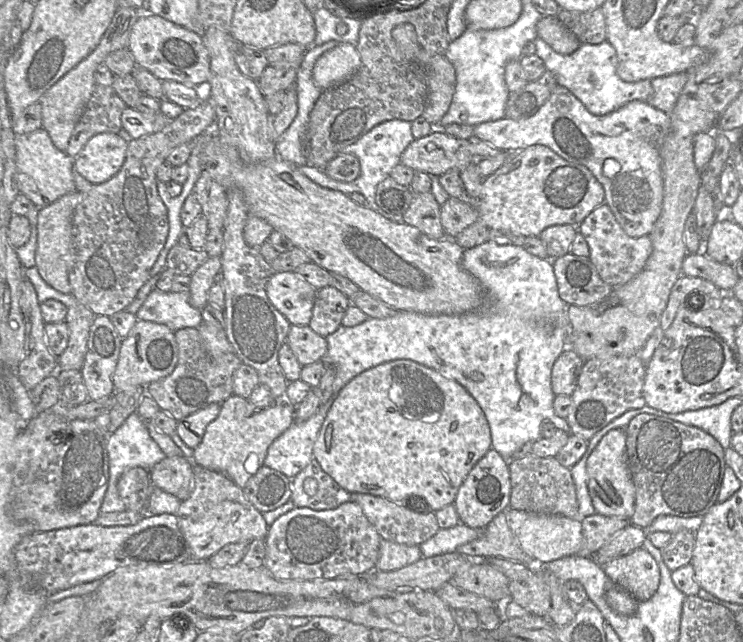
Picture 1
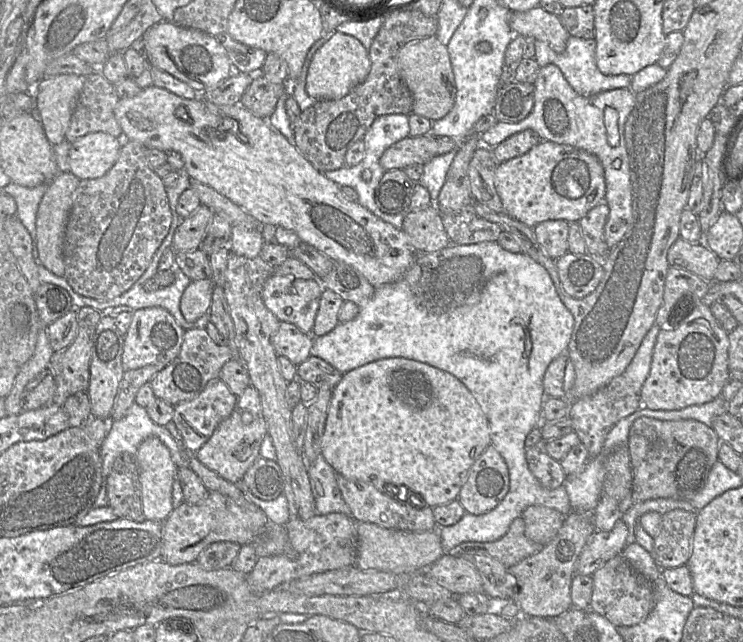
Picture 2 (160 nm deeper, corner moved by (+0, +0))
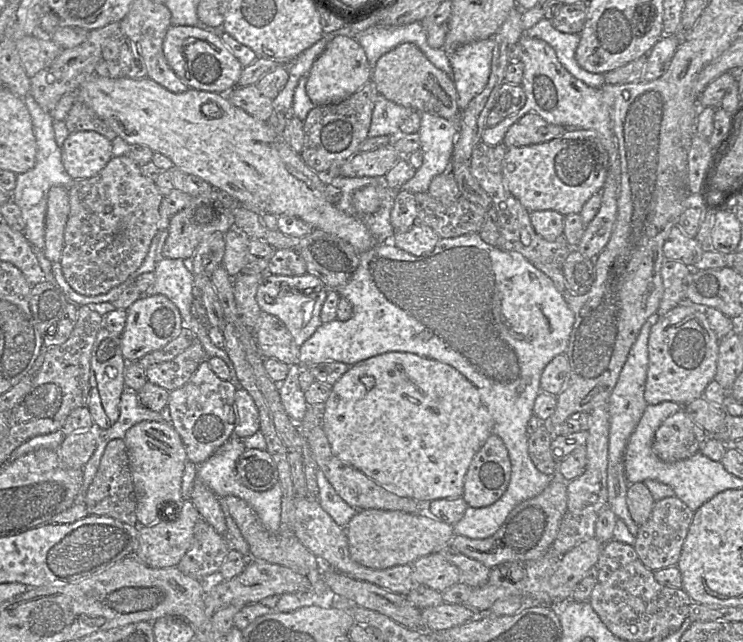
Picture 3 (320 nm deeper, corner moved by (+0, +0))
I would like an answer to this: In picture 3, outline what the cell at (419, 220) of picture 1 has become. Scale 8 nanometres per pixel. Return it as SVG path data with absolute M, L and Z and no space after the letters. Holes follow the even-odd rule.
M414 224L407 231L396 233L391 241L405 252L421 256L432 251L440 238L438 233L431 227Z

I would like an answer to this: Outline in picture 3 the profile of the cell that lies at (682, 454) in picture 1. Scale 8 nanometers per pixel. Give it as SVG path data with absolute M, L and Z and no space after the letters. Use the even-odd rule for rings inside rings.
M683 410L666 418L655 432L652 449L664 462L676 462L700 453L709 435Z

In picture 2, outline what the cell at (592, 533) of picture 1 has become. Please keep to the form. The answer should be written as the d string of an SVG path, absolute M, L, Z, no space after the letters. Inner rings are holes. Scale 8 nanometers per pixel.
M570 512L557 535L538 552L519 563L507 567L517 583L517 593L510 602L514 602L521 616L555 619L572 608L571 583L575 575L578 557L596 531L591 513Z

